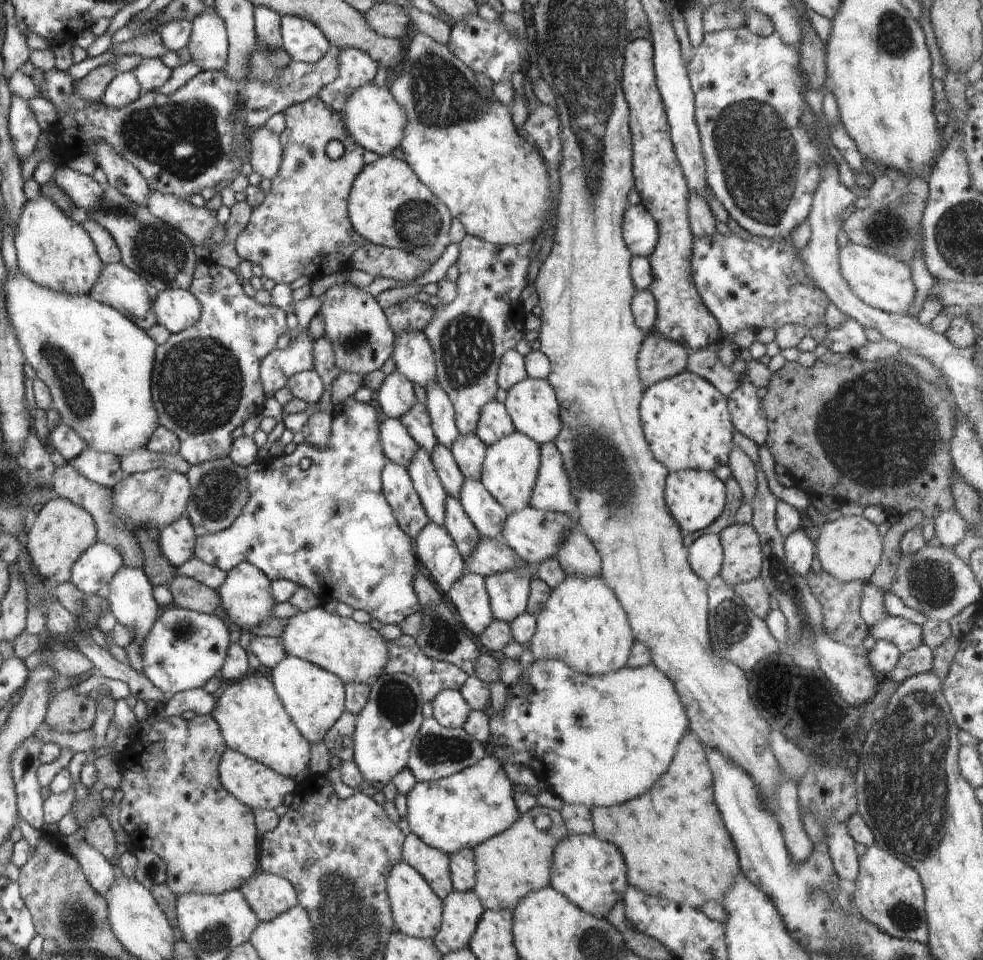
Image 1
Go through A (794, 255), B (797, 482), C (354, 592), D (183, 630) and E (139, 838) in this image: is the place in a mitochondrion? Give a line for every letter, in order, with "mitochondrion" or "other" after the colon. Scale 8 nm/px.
A: other
B: other
C: other
D: mitochondrion
E: other

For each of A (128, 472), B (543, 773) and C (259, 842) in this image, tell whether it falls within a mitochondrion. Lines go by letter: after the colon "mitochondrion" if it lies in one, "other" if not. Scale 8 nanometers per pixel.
A: other
B: other
C: other

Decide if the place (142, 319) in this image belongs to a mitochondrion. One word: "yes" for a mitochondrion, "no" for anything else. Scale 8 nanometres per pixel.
no

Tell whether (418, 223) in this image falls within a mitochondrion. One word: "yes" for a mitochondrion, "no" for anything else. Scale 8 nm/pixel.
yes

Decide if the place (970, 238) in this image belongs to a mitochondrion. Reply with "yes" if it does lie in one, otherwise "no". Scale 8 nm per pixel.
yes

